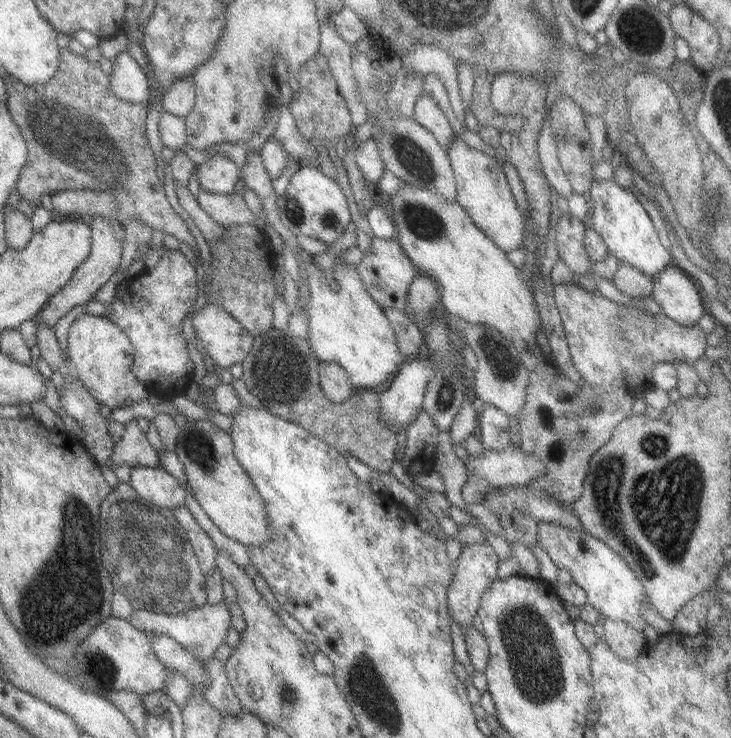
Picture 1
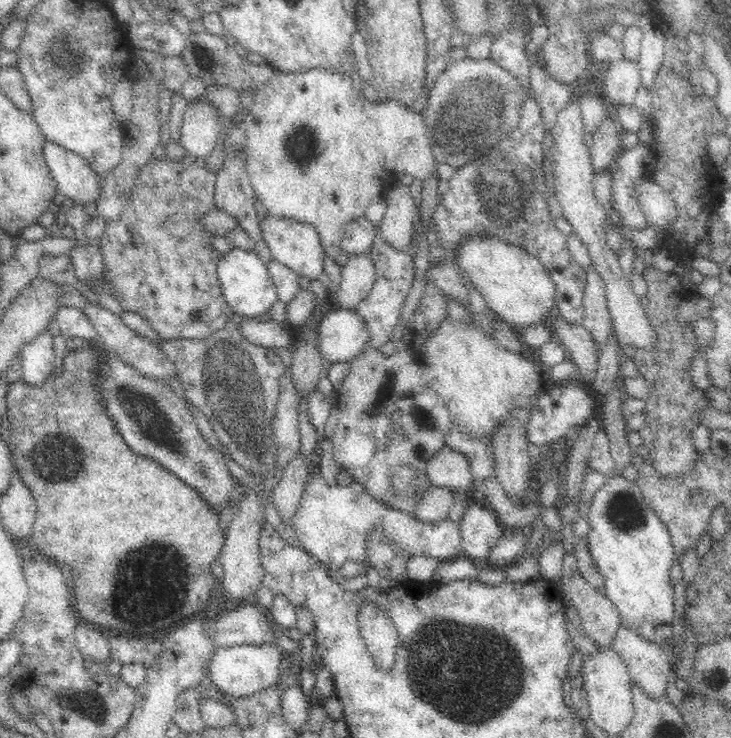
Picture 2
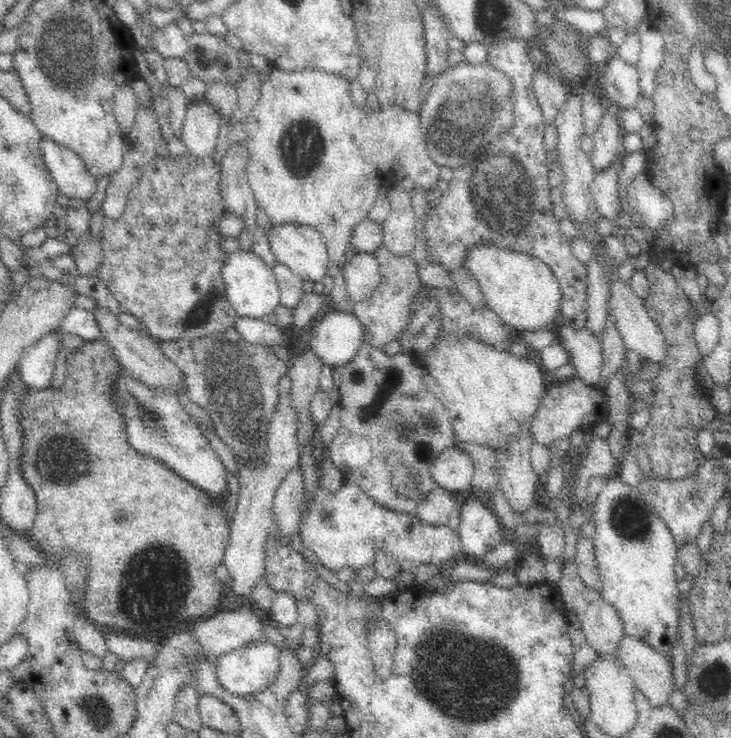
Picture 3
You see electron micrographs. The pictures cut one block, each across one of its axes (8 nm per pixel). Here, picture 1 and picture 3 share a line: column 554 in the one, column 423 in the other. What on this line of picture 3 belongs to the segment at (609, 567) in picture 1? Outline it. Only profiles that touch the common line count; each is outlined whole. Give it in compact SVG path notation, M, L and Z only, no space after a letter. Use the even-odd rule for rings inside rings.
M318 482L316 500L308 508L310 512L300 514L298 536L308 552L314 552L320 564L334 574L342 568L372 568L378 550L384 550L404 570L410 568L410 564L444 566L462 558L460 536L452 532L448 524L426 526L416 516L386 510L350 482L342 486L338 494L330 494L322 482Z

